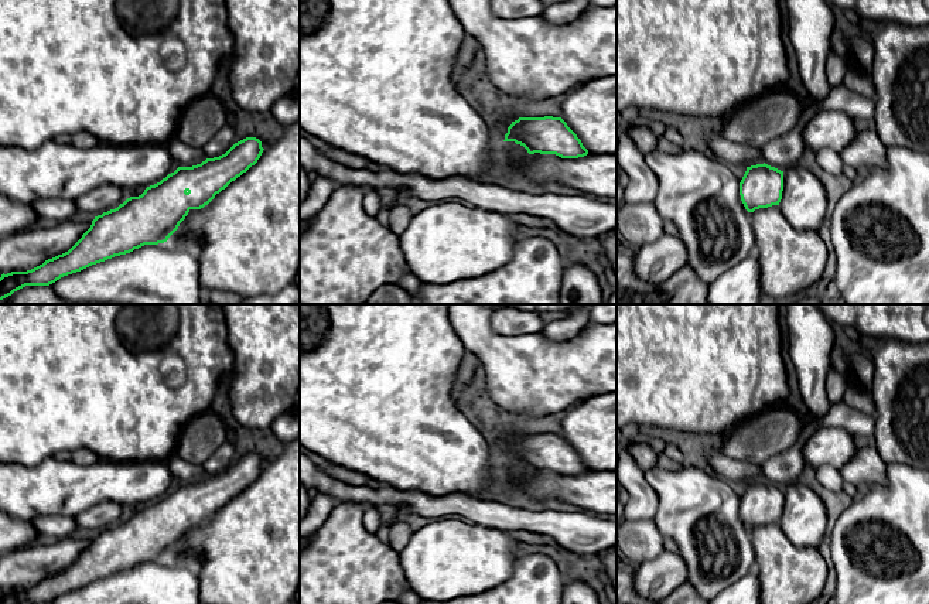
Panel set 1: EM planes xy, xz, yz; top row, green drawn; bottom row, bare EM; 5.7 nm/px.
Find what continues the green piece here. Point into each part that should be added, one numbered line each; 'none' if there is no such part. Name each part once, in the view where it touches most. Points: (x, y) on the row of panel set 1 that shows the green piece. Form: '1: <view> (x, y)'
none

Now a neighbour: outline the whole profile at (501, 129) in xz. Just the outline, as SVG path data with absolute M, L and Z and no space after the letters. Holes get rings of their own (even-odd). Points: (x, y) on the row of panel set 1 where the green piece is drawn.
M503 115L493 129L493 137L496 141L502 143L505 140L505 134L508 133L508 127L518 120L518 116Z

